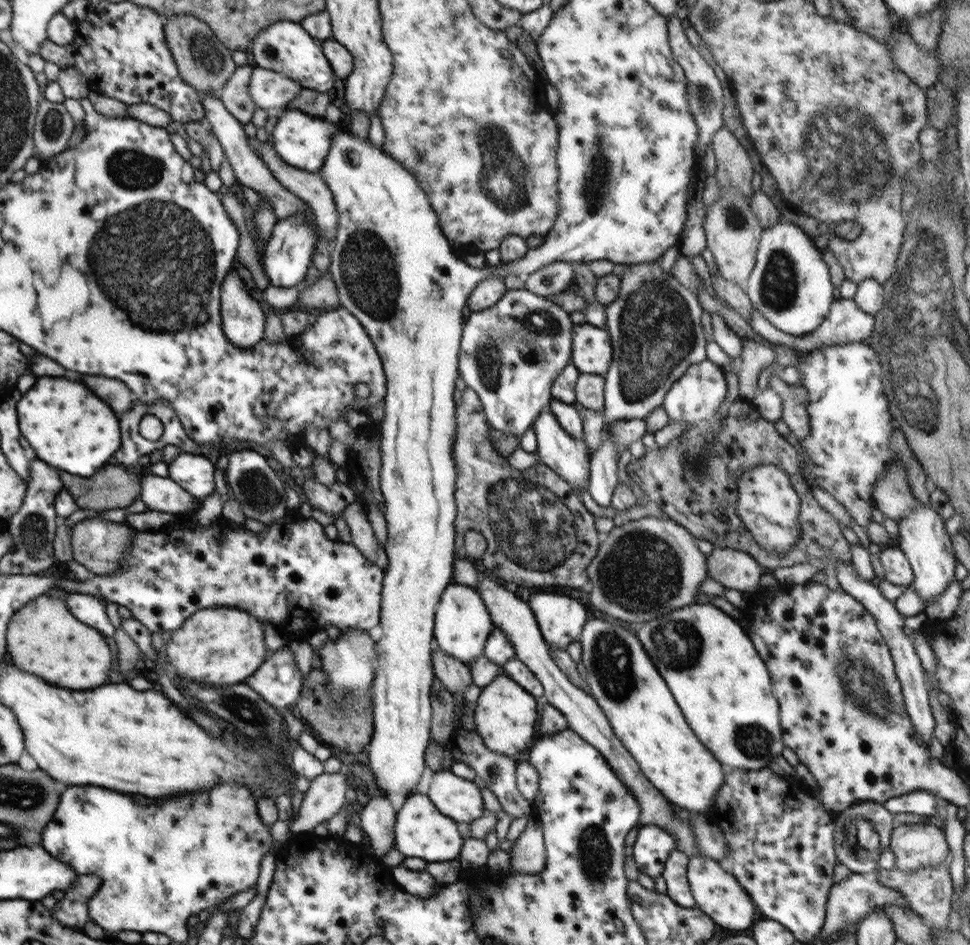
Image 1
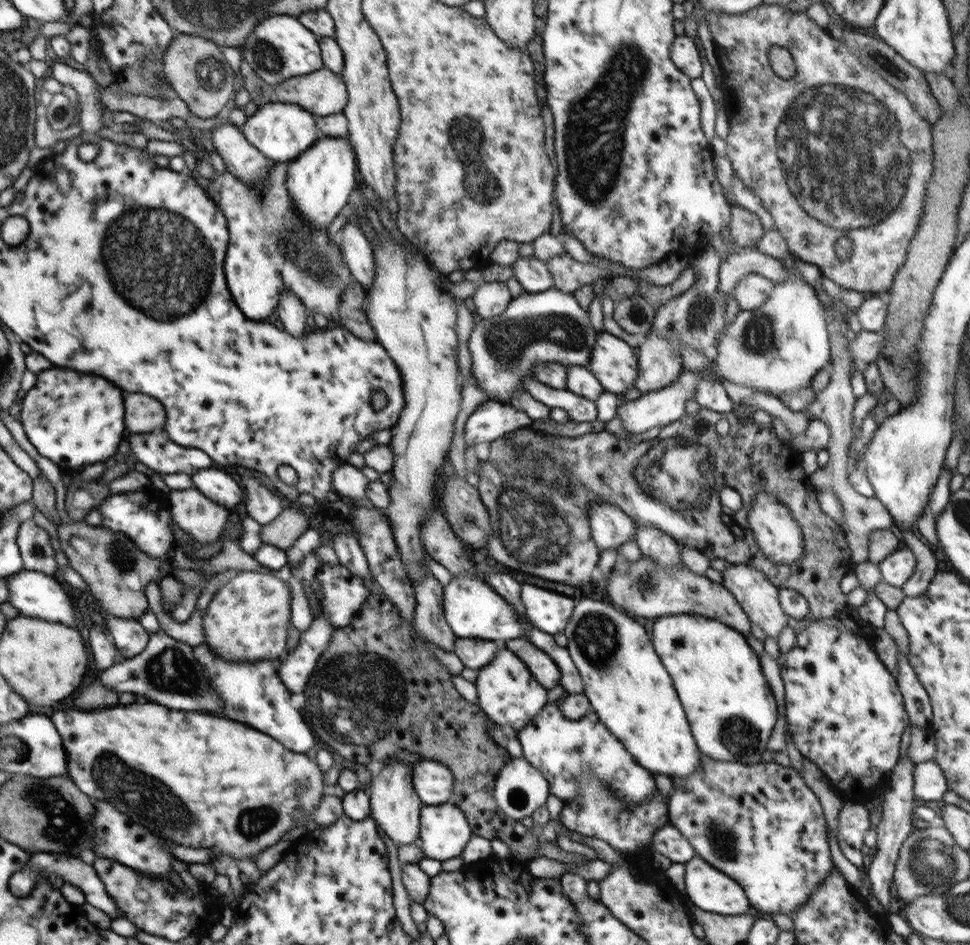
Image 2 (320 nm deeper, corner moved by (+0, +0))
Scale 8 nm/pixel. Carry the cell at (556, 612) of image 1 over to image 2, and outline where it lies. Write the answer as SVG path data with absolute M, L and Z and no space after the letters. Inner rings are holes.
M530 583L521 584L520 594L530 624L553 635L563 632L573 614L573 598Z

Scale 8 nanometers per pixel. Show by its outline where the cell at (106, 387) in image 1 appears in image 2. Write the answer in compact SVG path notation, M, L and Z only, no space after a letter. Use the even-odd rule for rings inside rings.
M126 394L124 400L126 408L126 428L136 434L144 432L158 432L165 428L167 421L164 406L146 394Z

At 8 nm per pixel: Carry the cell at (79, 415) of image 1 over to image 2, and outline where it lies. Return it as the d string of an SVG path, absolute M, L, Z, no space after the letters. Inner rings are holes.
M52 368L36 376L36 386L22 400L20 418L28 440L58 466L93 464L110 458L124 438L122 390L104 378L76 370ZM74 392L74 402L72 402Z

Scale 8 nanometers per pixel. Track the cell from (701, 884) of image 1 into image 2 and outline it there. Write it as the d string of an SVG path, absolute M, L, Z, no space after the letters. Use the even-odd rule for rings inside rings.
M692 858L684 866L683 896L698 908L722 916L741 915L752 908L740 884L702 858Z

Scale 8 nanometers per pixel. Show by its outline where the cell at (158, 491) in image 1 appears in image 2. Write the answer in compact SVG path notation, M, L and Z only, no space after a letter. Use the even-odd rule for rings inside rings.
M198 489L172 490L168 496L174 523L197 542L218 543L229 522L229 509L208 500Z

